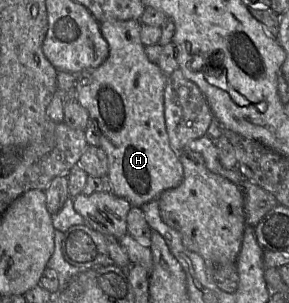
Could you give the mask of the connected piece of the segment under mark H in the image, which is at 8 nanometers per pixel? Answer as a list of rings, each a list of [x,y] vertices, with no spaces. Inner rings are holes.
[[[136,20],[101,22],[100,31],[108,43],[108,57],[95,70],[78,74],[75,88],[76,100],[88,111],[92,123],[100,131],[100,147],[107,155],[107,176],[112,193],[139,208],[157,200],[161,193],[179,186],[183,180],[183,166],[177,151],[171,147],[165,124],[164,90],[167,77],[157,64],[147,59],[140,28],[141,23]]]

